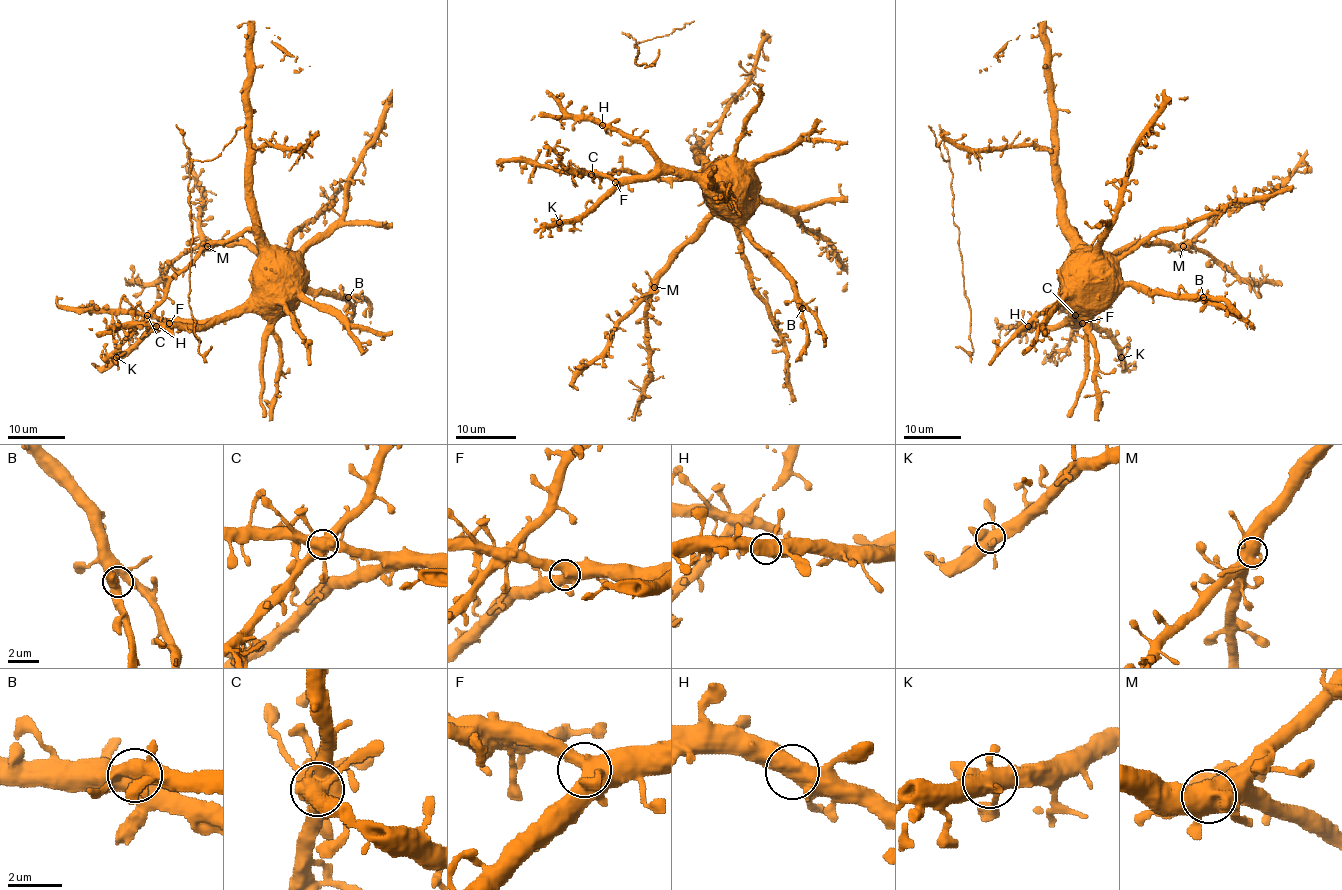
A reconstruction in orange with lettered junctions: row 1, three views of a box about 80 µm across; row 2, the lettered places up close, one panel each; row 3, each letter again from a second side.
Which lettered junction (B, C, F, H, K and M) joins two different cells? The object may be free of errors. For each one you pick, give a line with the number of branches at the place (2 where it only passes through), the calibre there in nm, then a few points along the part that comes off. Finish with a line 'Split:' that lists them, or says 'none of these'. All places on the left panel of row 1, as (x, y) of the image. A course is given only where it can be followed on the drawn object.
Split: none of these

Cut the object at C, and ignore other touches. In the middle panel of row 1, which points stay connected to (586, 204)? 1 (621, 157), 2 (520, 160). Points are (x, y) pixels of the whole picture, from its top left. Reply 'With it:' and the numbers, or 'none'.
With it: 2

